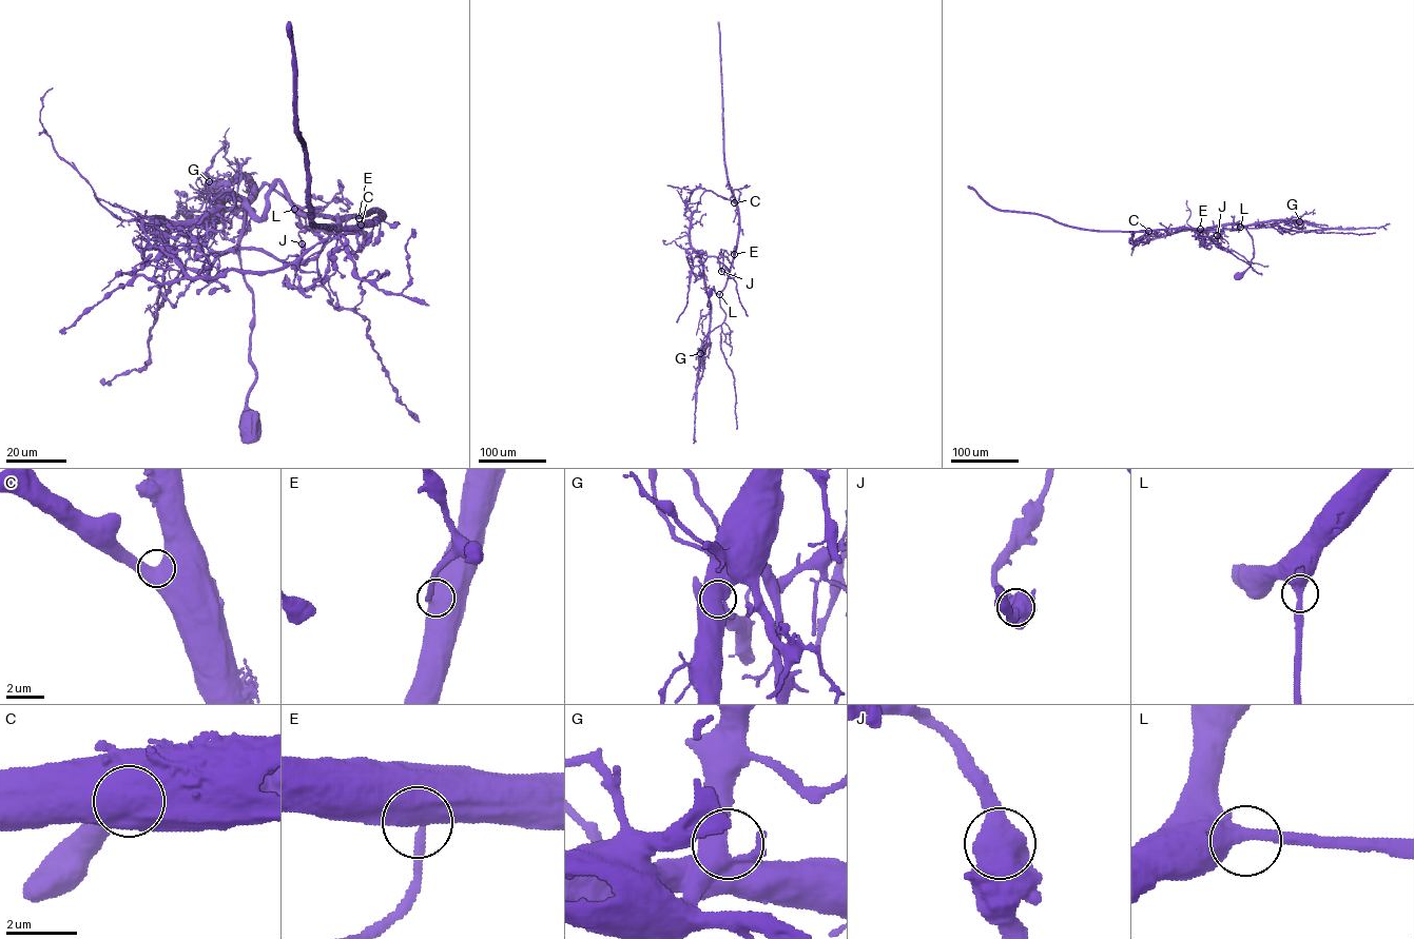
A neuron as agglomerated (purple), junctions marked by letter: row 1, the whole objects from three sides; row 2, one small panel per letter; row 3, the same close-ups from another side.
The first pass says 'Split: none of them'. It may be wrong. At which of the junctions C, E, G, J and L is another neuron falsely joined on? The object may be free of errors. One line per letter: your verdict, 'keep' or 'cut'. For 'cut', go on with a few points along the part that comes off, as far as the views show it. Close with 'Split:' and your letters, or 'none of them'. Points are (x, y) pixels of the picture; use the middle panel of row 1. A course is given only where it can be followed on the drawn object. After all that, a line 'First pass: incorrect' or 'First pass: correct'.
C: keep
E: keep
G: keep
J: keep
L: keep
Split: none of them
First pass: correct

